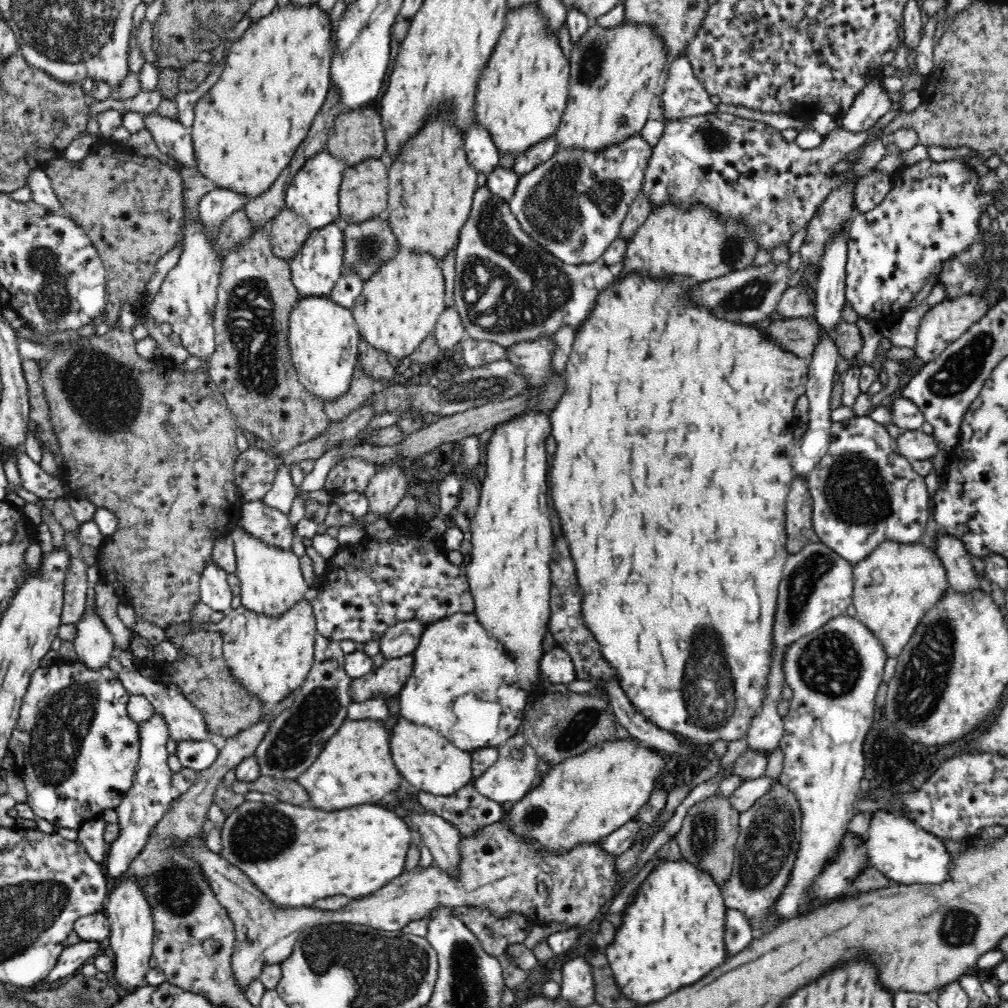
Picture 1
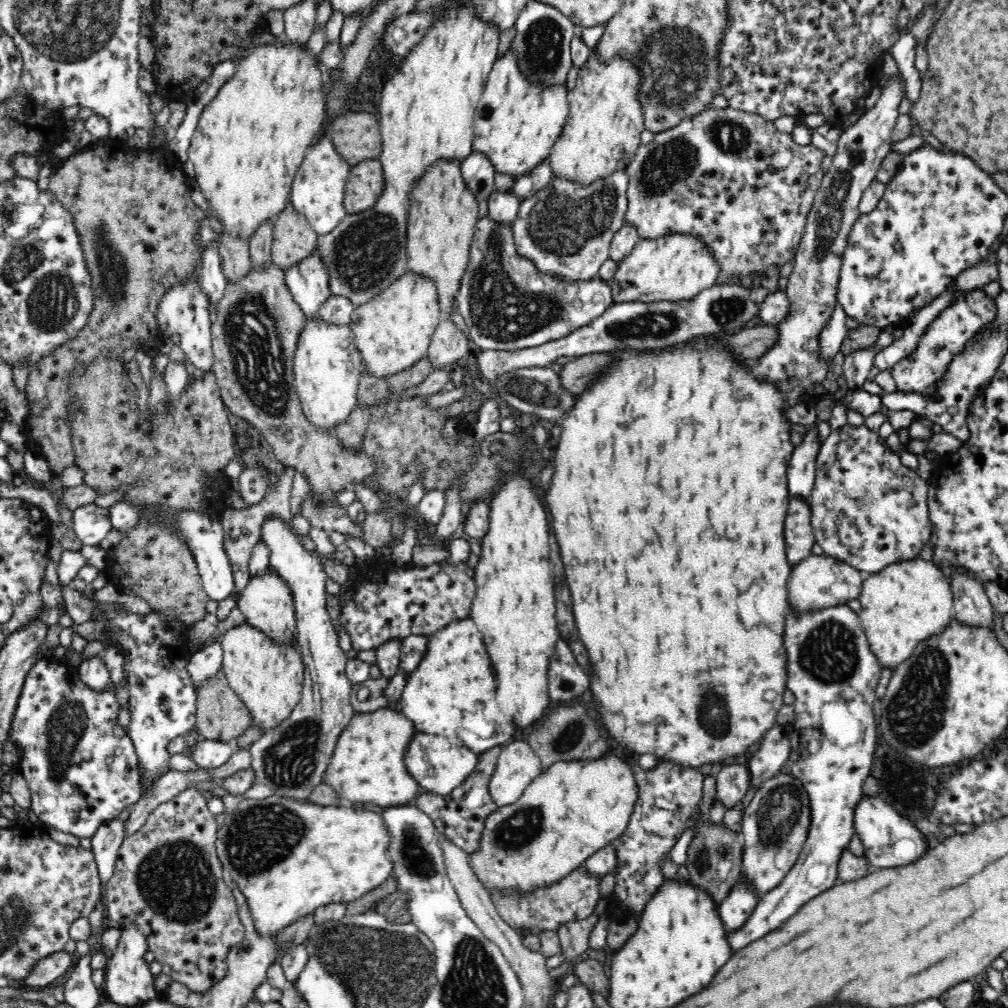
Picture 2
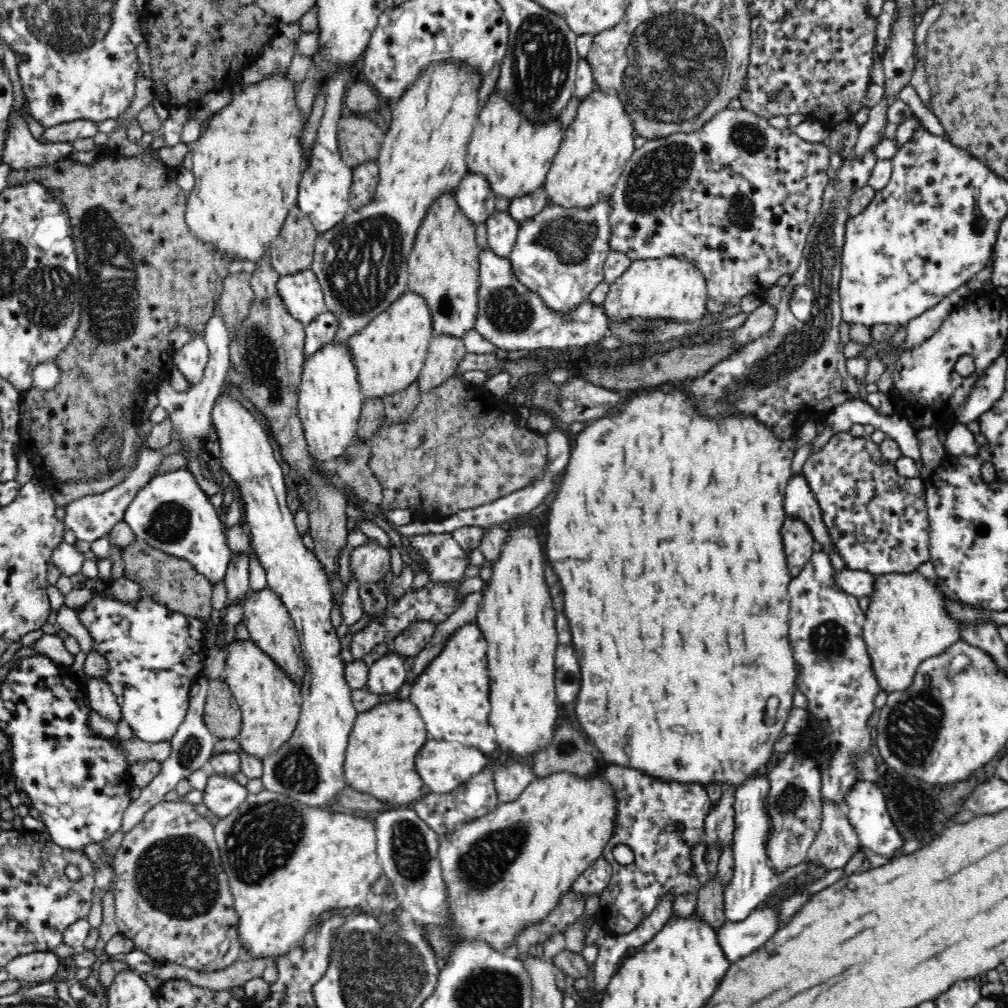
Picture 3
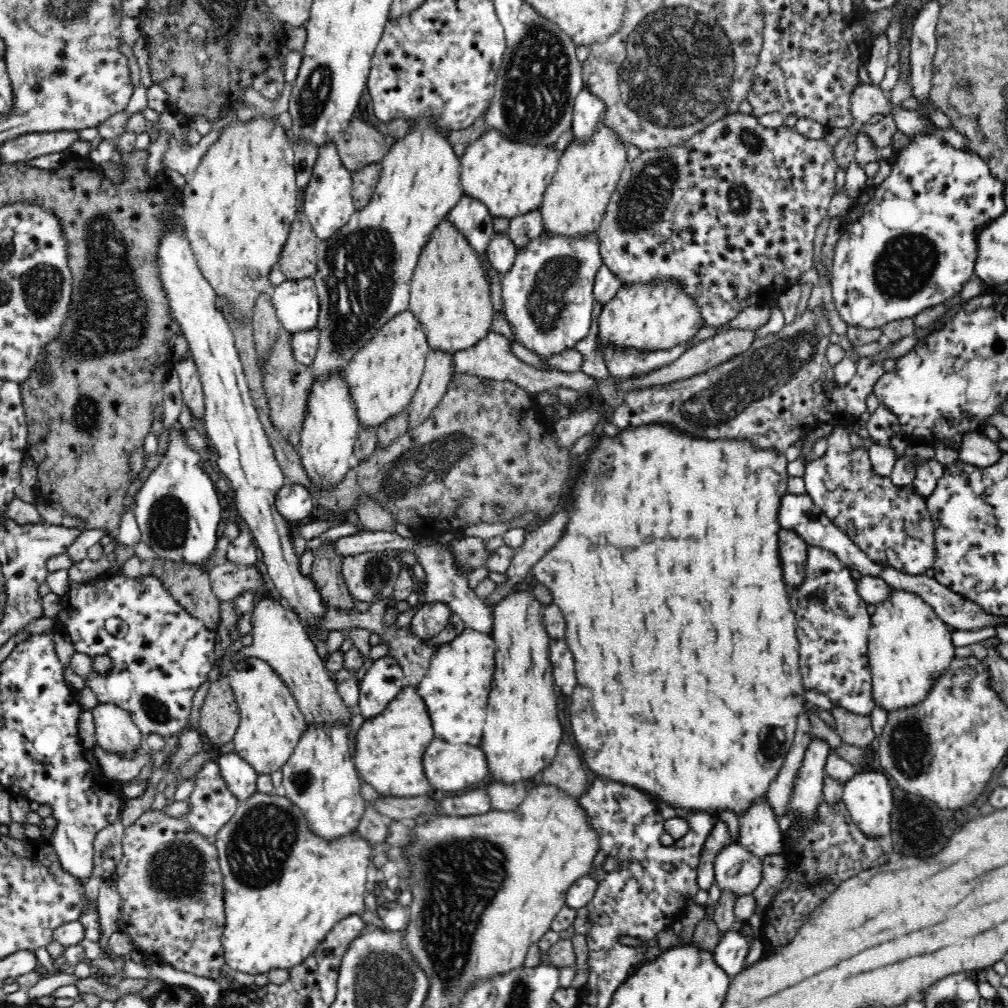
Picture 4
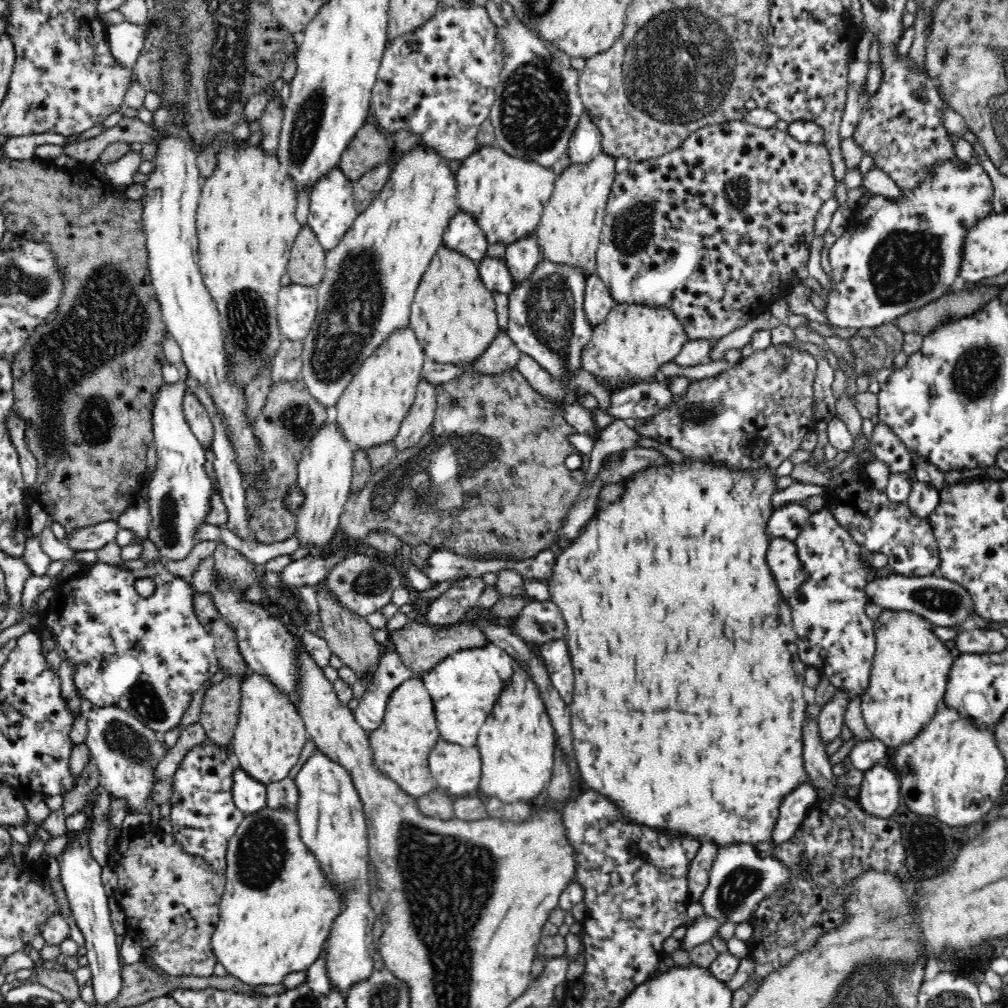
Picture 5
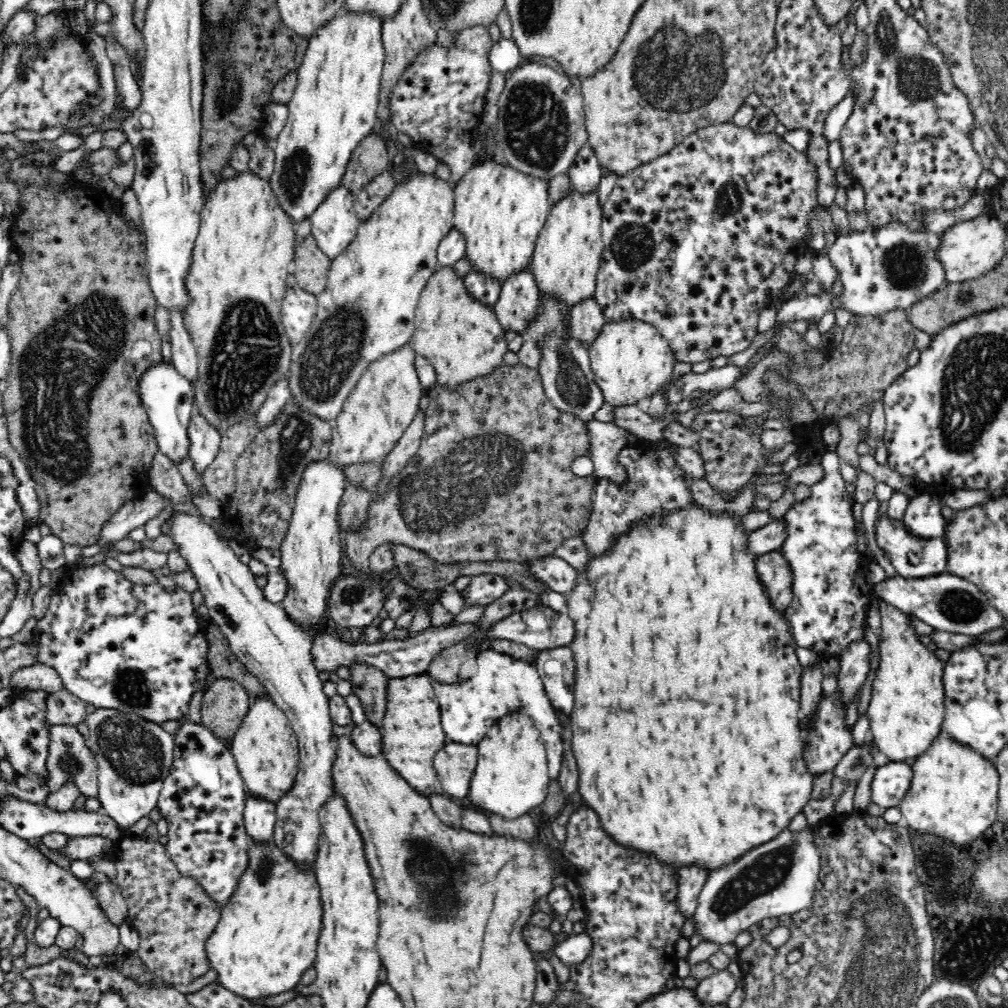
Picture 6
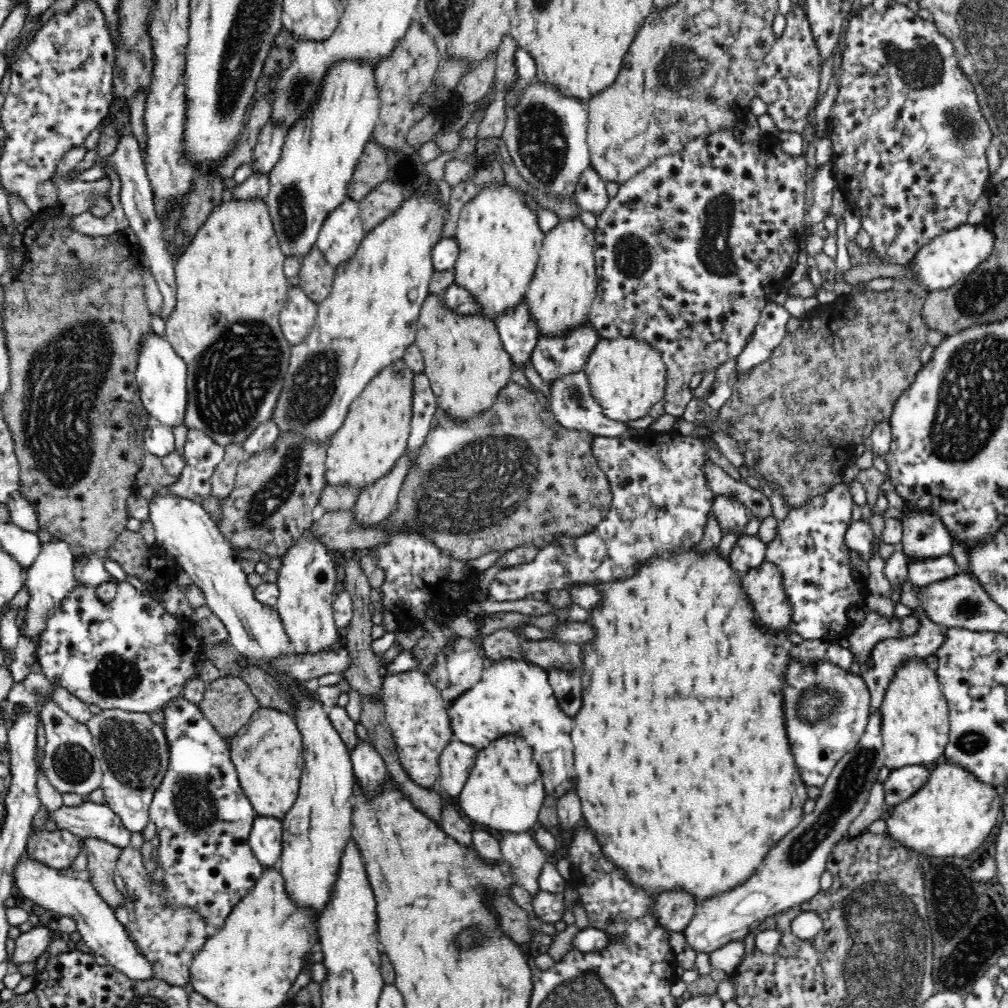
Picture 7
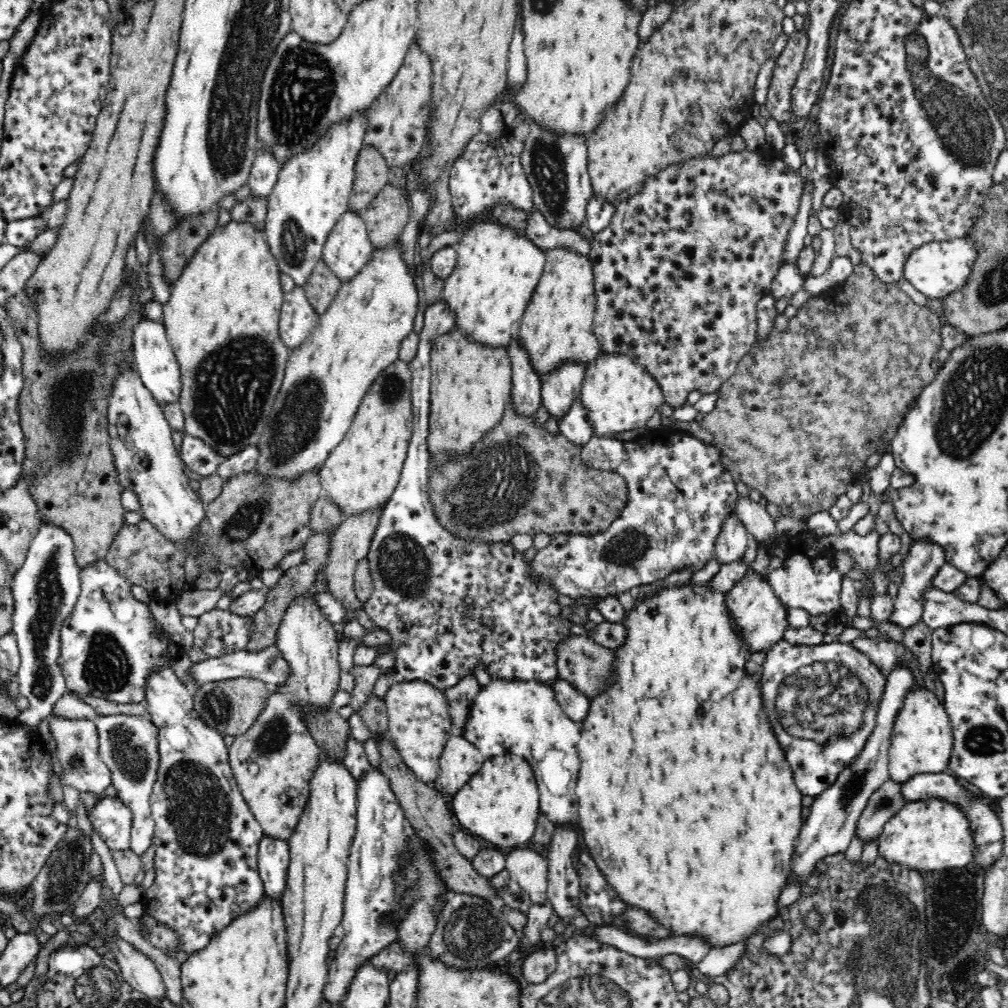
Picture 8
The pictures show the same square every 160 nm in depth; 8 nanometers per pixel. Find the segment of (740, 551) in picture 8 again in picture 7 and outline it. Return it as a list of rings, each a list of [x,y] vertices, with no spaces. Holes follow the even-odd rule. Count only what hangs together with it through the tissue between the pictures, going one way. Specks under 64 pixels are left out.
[[[715,495],[712,500],[716,518],[720,521],[722,531],[726,530],[744,530],[748,524],[749,510],[743,506],[738,497],[734,495]]]

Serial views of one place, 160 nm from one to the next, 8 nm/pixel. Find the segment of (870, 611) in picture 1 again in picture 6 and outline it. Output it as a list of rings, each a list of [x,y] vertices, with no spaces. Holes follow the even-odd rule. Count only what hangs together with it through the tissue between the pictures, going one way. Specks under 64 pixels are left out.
[[[879,601],[881,627],[878,636],[878,667],[872,680],[872,699],[865,711],[878,748],[892,761],[909,762],[922,754],[941,732],[945,717],[945,663],[920,641],[912,625],[912,617]]]

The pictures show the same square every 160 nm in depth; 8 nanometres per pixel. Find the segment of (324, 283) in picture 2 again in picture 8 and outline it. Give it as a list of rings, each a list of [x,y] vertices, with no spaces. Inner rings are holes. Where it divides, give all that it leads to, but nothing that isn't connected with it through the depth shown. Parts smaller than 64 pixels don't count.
[[[295,286],[283,294],[279,314],[279,333],[284,344],[291,350],[305,342],[316,327],[319,314],[307,299],[303,287]]]

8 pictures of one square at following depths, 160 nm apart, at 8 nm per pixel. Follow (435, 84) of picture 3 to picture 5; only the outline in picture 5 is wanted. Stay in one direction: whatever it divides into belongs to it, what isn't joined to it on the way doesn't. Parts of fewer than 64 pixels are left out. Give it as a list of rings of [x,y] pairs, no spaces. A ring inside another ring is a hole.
[[[421,143],[415,145],[411,150],[403,152],[402,156],[396,160],[394,167],[391,168],[390,176],[388,176],[388,180],[386,180],[384,187],[382,187],[378,196],[376,196],[367,208],[360,212],[359,216],[354,219],[352,226],[350,226],[346,231],[346,234],[340,238],[338,244],[330,248],[330,250],[325,250],[325,275],[320,284],[316,285],[318,310],[316,320],[313,322],[310,332],[308,332],[308,336],[303,338],[303,365],[300,376],[303,379],[303,382],[306,383],[310,394],[314,396],[320,404],[323,404],[323,406],[336,406],[340,394],[342,394],[346,386],[350,384],[350,380],[352,380],[356,370],[362,366],[362,362],[364,362],[376,348],[380,347],[382,342],[384,342],[396,328],[409,326],[411,304],[414,300],[418,284],[420,280],[422,280],[422,274],[426,272],[426,268],[428,268],[432,256],[436,254],[440,242],[443,242],[443,234],[446,230],[446,226],[448,226],[448,222],[460,212],[456,202],[456,193],[457,180],[455,172],[448,166],[448,160],[440,156],[435,148],[432,148],[427,144]]]

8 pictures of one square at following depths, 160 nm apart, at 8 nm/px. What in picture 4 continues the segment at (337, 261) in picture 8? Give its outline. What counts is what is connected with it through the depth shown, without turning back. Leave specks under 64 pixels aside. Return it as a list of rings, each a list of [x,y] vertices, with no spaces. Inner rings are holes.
[[[333,140],[320,144],[311,177],[302,191],[302,210],[321,240],[328,240],[357,212],[353,201],[352,172],[343,165]]]

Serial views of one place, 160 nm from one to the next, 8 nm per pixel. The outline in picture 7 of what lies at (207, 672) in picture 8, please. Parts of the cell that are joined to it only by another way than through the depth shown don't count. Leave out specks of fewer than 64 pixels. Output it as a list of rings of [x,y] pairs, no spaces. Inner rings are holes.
[[[334,640],[331,648],[320,652],[292,654],[278,659],[273,668],[287,672],[296,680],[317,679],[324,674],[344,675],[351,665],[351,654],[345,647],[344,640]]]

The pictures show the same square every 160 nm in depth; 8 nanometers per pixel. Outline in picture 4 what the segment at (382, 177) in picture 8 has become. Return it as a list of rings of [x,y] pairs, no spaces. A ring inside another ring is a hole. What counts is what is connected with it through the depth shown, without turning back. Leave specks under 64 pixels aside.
[[[361,117],[350,120],[333,142],[343,165],[352,173],[368,164],[378,163],[389,150],[386,138],[376,127],[362,122]]]

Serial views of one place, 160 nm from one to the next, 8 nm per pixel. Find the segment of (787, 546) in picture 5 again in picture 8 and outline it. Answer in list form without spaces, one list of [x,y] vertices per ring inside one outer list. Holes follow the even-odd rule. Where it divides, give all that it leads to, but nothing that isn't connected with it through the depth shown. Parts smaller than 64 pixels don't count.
[[[751,570],[743,576],[728,592],[727,607],[735,627],[741,632],[747,650],[762,652],[772,648],[783,639],[789,627],[788,608],[782,604],[774,589],[770,586],[766,574]]]

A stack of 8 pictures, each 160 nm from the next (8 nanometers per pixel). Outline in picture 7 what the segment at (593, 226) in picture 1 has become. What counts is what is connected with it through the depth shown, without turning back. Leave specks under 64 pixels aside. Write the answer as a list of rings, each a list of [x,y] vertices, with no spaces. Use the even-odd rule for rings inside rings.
[[[584,368],[578,372],[562,374],[554,382],[548,382],[549,402],[551,411],[554,412],[556,421],[564,428],[572,431],[584,430],[594,436],[619,438],[628,430],[623,422],[614,421],[604,416],[602,406],[597,403],[595,396],[592,396],[588,375]]]

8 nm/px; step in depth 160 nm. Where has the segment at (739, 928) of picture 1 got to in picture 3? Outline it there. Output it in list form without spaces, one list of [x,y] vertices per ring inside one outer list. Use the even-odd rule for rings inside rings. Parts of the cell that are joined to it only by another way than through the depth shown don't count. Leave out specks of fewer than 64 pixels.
[[[775,755],[773,763],[767,766],[760,773],[750,776],[748,780],[744,780],[740,786],[736,788],[735,792],[735,829],[733,834],[733,855],[734,855],[734,872],[730,884],[725,885],[724,889],[724,913],[726,922],[741,922],[748,918],[762,906],[776,888],[784,884],[792,877],[802,874],[806,870],[806,861],[789,868],[782,874],[774,873],[768,867],[768,859],[766,859],[766,834],[772,828],[772,821],[766,813],[766,794],[770,788],[768,772],[770,772],[772,765],[781,757]]]

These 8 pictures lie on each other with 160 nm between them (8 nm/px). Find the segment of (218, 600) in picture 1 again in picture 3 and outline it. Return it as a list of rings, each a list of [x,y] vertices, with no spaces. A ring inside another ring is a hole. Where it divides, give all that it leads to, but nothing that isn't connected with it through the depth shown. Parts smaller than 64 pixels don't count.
[[[180,469],[151,479],[134,496],[122,521],[130,526],[137,539],[144,540],[150,547],[188,561],[212,586],[224,581],[232,550],[209,496],[199,488],[190,471]]]

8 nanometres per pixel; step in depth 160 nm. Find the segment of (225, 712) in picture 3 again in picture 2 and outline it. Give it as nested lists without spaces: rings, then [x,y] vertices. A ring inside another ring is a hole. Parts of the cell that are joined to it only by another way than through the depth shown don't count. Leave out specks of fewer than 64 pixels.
[[[222,668],[216,672],[216,676],[209,678],[202,686],[196,688],[196,720],[191,731],[196,731],[198,738],[195,740],[216,740],[227,743],[238,738],[247,728],[254,724],[250,709],[243,703],[238,694],[229,685]]]

